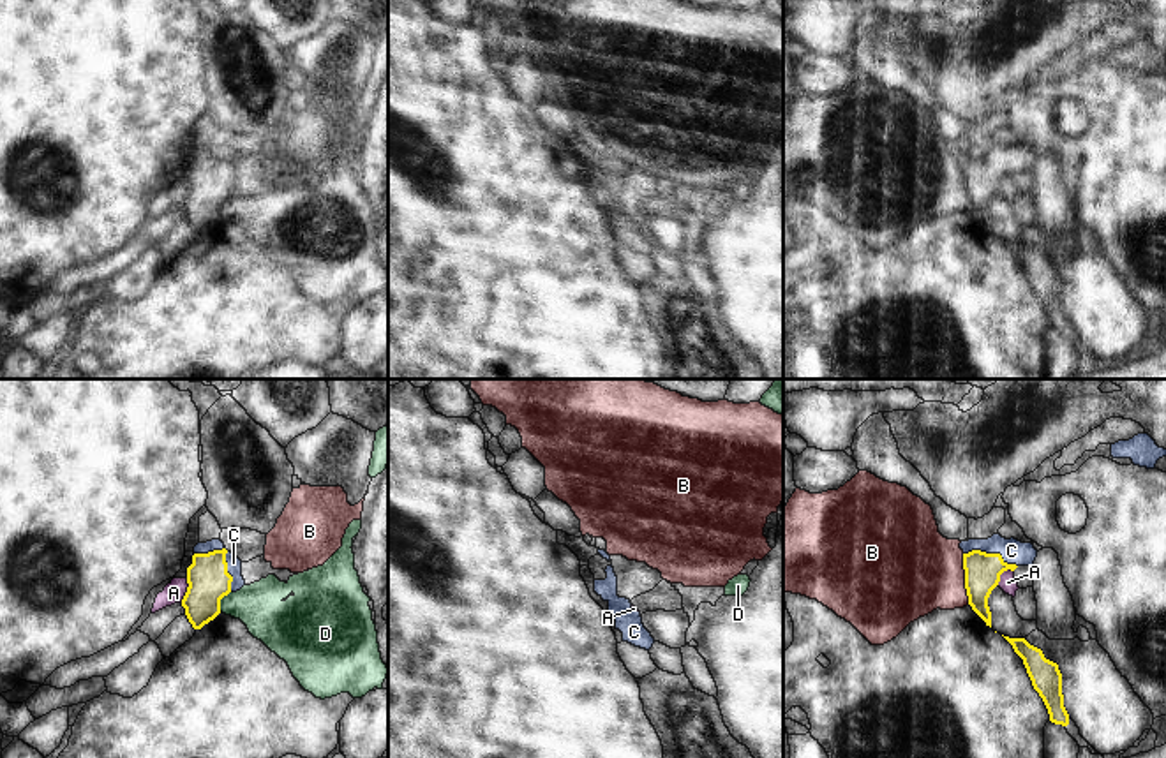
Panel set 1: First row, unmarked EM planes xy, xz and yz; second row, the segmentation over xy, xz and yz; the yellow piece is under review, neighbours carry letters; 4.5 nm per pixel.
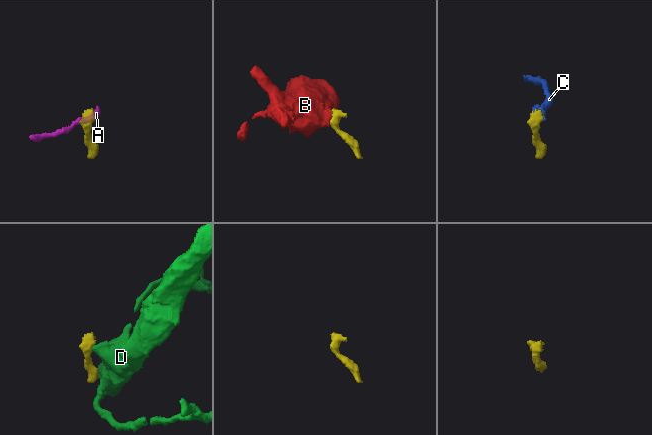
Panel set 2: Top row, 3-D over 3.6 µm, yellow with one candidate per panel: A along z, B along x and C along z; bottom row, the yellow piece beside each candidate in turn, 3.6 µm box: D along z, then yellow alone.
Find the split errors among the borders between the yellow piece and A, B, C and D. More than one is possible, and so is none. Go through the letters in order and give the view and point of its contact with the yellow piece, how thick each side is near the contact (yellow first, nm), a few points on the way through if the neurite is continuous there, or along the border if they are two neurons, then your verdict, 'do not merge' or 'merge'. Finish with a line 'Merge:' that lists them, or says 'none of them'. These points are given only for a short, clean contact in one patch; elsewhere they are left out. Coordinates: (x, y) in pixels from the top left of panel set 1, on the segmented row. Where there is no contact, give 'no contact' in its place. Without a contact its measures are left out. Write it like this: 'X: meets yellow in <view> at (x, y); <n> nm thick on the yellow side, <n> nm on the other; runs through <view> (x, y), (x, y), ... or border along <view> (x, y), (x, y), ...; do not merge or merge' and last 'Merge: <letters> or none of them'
A: meets yellow in xy at (187, 591); 190 nm thick on the yellow side, 100 nm on the other; border along xy (187, 579), (187, 589), (180, 601); do not merge
B: meets yellow in yz at (965, 579); 160 nm thick on the yellow side, 420 nm on the other; border along yz (962, 554), (964, 587), (969, 603); do not merge
C: meets yellow in yz at (990, 554); 160 nm thick on the yellow side, 110 nm on the other; runs through yz (983, 570), (983, 563), (990, 554), (1013, 552); merge
D: meets yellow in xy at (219, 601); 190 nm thick on the yellow side, 220 nm on the other; border along xy (230, 591), (221, 600), (219, 610); do not merge
Merge: C

